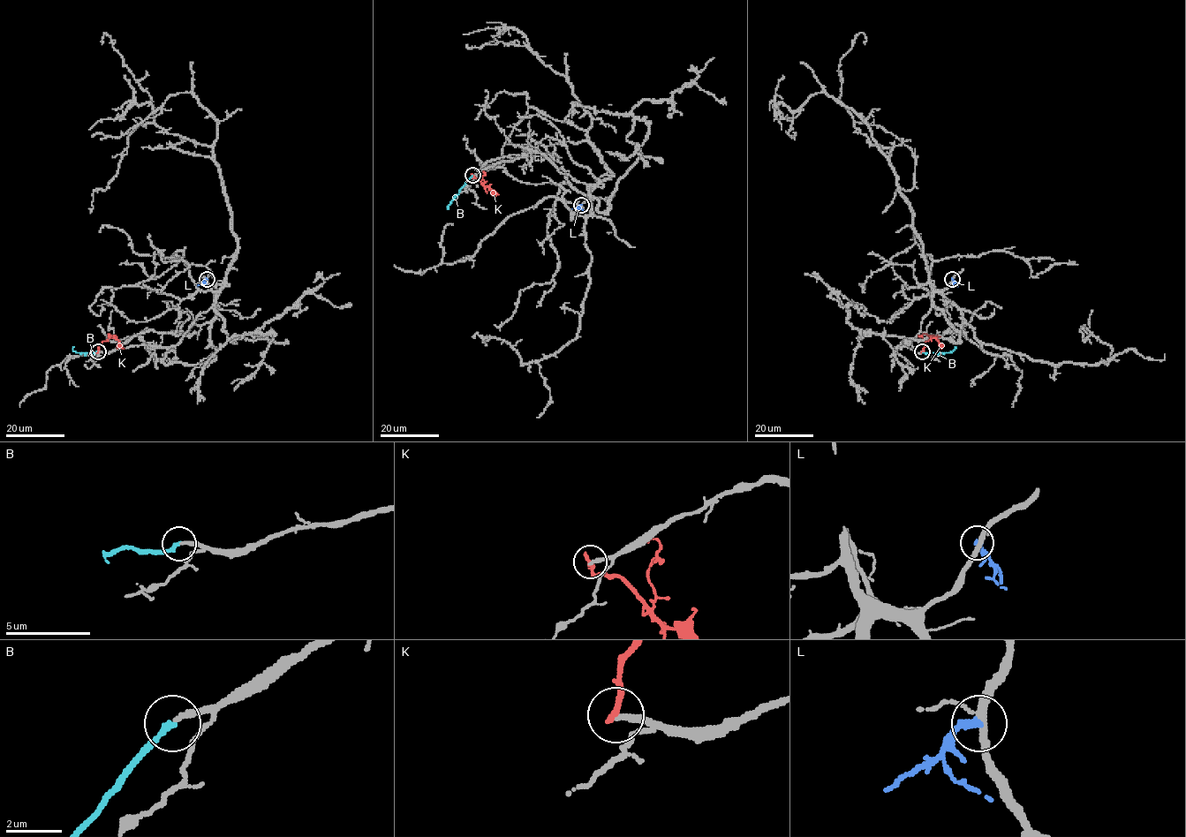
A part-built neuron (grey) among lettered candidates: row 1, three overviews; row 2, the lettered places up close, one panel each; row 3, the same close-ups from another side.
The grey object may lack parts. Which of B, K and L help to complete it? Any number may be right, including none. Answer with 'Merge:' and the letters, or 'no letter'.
Merge: B

